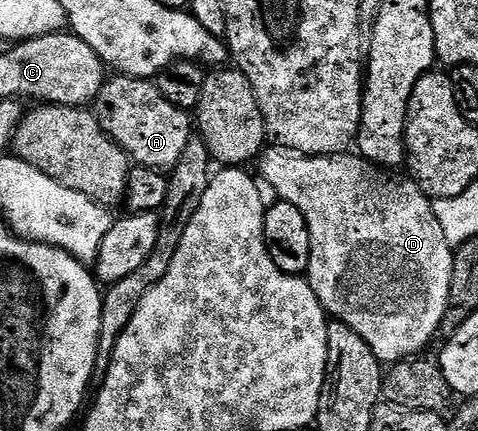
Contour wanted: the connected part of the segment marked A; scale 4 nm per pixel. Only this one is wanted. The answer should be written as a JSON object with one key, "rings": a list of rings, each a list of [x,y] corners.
{"rings":[[[114,74],[106,78],[103,89],[91,104],[91,110],[105,134],[110,135],[138,167],[168,172],[183,157],[187,141],[195,135],[195,123],[190,112],[171,105],[171,101],[159,93],[153,79]]]}

